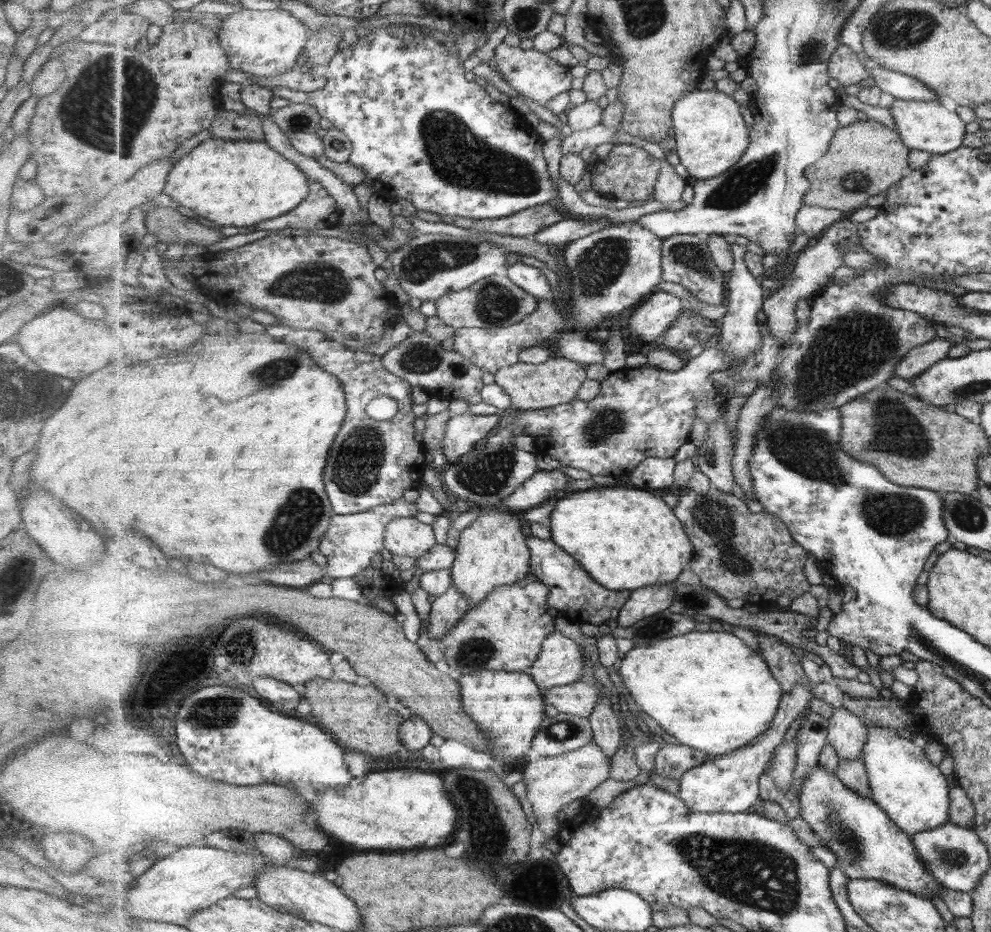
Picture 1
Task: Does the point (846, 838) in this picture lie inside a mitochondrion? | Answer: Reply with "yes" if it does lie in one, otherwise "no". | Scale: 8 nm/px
yes

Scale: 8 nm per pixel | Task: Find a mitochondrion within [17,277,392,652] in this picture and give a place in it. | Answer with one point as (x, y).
(296, 522)

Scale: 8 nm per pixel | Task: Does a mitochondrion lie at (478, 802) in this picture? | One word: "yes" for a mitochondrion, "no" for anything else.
yes

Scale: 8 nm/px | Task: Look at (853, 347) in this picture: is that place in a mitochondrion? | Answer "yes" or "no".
yes

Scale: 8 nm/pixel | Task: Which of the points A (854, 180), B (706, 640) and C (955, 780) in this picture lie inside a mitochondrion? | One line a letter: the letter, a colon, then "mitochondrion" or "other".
A: mitochondrion
B: other
C: other

